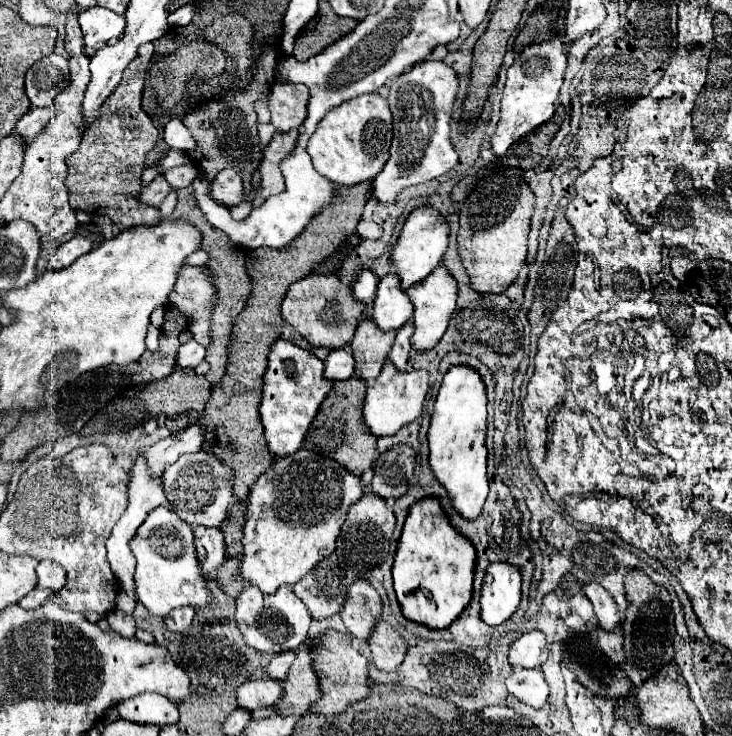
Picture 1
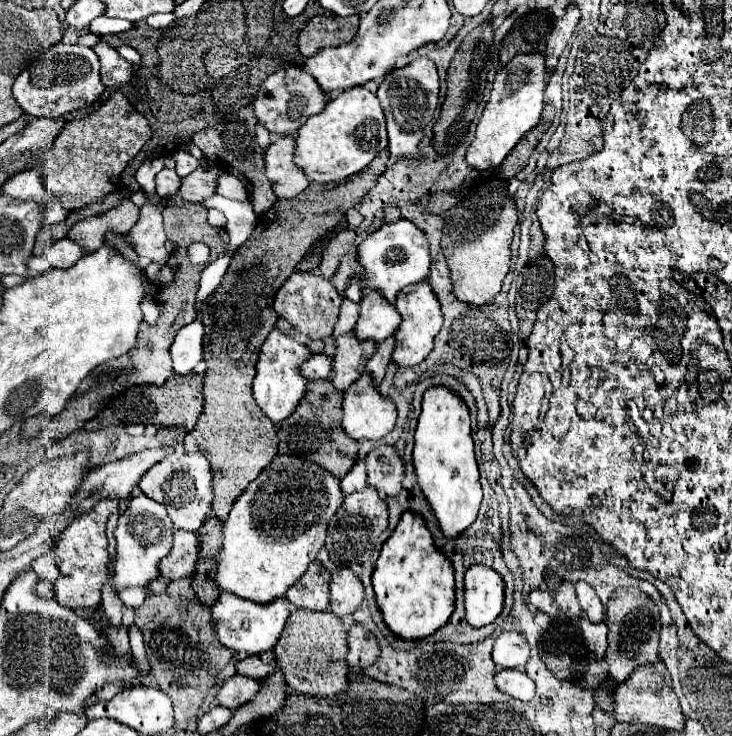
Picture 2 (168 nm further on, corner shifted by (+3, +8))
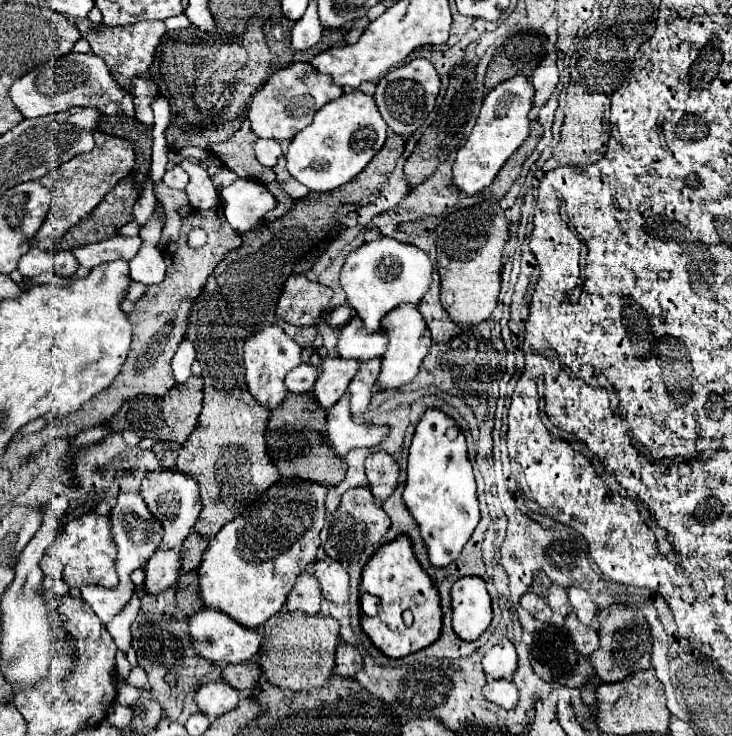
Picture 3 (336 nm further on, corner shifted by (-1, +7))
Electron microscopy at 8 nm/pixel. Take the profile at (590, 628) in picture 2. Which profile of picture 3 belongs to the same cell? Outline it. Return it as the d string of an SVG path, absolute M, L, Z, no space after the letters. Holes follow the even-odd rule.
M569 613L569 615L565 617L565 627L567 627L567 633L569 633L569 637L571 637L577 653L589 657L589 655L599 647L597 629L579 623L577 617L575 617L575 613Z

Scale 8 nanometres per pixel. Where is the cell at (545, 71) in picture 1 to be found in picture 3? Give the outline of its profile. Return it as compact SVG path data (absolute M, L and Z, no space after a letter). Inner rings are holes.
M513 77L495 89L489 91L489 95L483 99L477 123L467 137L465 145L457 151L457 159L453 163L453 185L457 191L465 195L477 195L485 187L489 187L503 167L503 163L517 151L517 147L527 139L529 135L529 111L533 103L535 89L529 83L527 77Z

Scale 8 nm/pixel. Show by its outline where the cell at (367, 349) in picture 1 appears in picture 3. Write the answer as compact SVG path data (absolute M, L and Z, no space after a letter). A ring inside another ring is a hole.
M325 357L319 367L319 377L313 385L313 399L321 409L335 405L347 391L349 381L357 373L357 361L345 361L339 357Z

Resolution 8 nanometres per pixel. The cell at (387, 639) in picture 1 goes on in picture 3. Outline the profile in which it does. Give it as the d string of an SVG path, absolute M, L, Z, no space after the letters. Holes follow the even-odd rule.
M339 643L335 649L335 673L351 679L361 669L361 655L353 645Z

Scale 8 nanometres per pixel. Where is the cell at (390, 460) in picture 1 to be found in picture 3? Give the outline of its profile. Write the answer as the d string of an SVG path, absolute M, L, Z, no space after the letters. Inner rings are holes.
M375 451L375 453L369 453L365 459L365 475L375 501L383 503L397 487L399 465L385 451Z

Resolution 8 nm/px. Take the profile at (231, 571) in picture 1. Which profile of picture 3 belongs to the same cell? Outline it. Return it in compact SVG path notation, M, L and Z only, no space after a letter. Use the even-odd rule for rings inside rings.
M191 571L191 573L183 573L179 577L179 581L175 583L175 601L177 601L177 607L181 609L183 615L193 615L201 609L201 599L199 599L199 591L197 591L197 573Z

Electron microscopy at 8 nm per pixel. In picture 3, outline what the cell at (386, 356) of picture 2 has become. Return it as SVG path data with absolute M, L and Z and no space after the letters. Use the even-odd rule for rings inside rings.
M371 359L367 363L361 363L357 375L351 379L349 389L347 389L349 399L351 399L351 415L361 415L367 409L375 379L381 369L379 363L381 363L381 359Z

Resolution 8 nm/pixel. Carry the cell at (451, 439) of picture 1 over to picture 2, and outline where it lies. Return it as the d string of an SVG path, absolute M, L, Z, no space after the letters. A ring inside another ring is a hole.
M443 384L431 386L423 394L423 412L415 430L413 464L421 490L431 504L441 530L449 538L455 538L477 518L481 504L481 484L473 452L469 408L461 396Z

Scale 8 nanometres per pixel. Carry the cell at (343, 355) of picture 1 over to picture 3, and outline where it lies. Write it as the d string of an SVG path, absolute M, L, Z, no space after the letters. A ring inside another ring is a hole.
M301 363L297 365L291 373L287 373L285 377L285 385L287 385L287 391L293 393L293 395L303 395L303 393L309 393L315 385L315 377L319 375L319 371L315 367L311 367L309 363Z

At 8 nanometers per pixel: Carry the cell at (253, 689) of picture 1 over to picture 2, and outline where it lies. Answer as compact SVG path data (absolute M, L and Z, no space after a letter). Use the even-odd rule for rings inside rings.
M231 676L223 682L221 690L219 690L219 704L225 708L239 708L243 702L251 700L251 696L255 696L255 692L259 692L259 682L251 680L249 676Z

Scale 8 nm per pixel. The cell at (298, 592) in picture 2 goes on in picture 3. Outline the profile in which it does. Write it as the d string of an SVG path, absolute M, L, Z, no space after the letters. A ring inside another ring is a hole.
M301 573L291 589L291 595L287 597L285 607L287 611L303 611L309 615L317 615L321 607L319 581L313 575Z

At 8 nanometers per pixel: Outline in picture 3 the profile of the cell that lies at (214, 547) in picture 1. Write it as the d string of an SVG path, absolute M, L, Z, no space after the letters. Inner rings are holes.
M157 549L145 565L145 581L141 589L149 595L161 593L175 585L179 579L179 551L177 549Z

